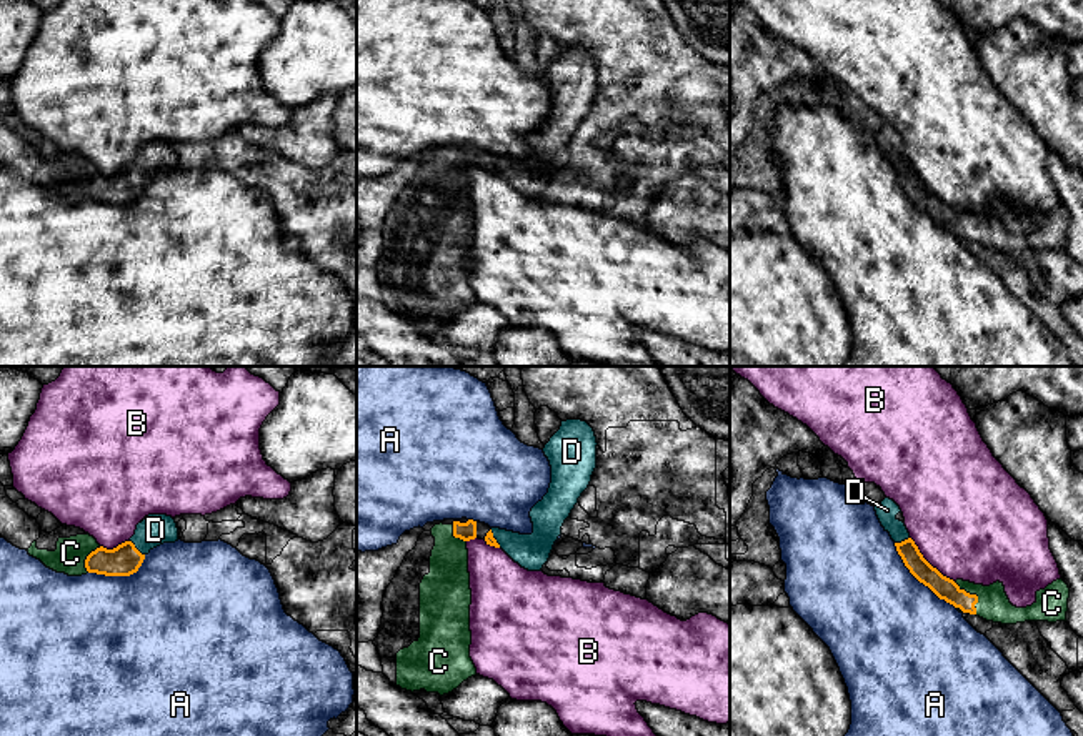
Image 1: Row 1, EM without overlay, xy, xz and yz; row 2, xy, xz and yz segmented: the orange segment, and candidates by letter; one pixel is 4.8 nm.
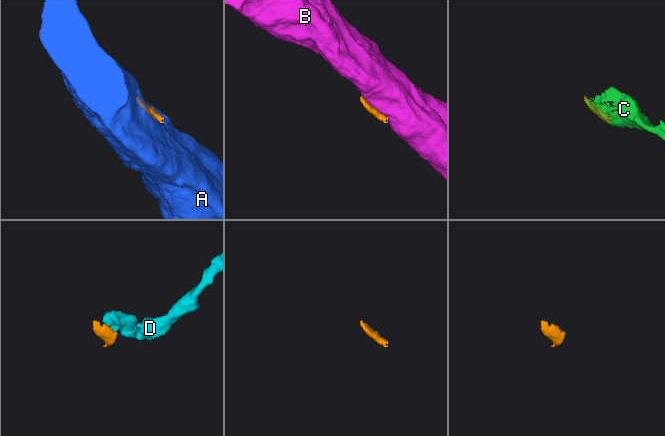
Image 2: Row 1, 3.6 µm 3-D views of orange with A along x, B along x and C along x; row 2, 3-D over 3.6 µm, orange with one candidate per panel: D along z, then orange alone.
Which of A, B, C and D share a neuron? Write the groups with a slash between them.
A / B / C D

